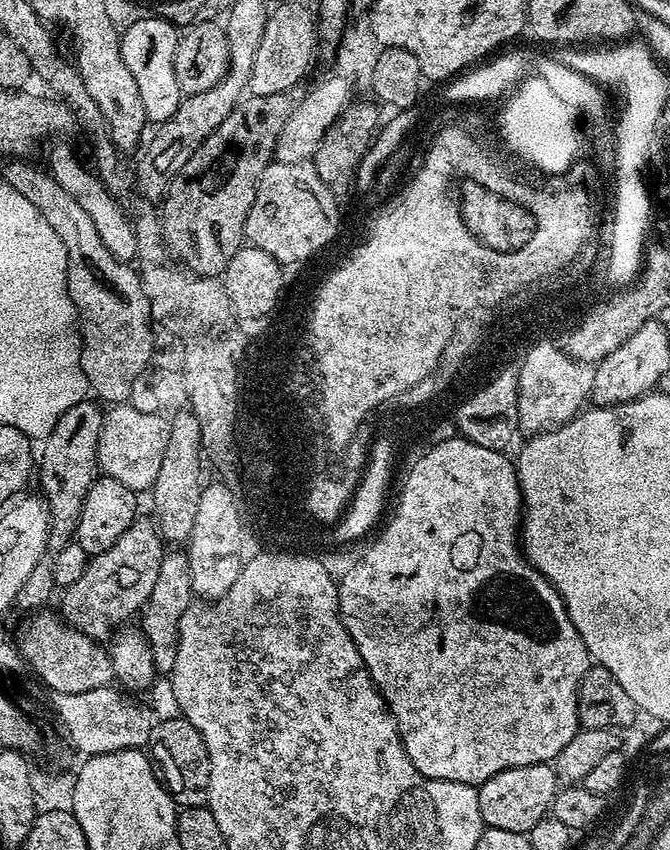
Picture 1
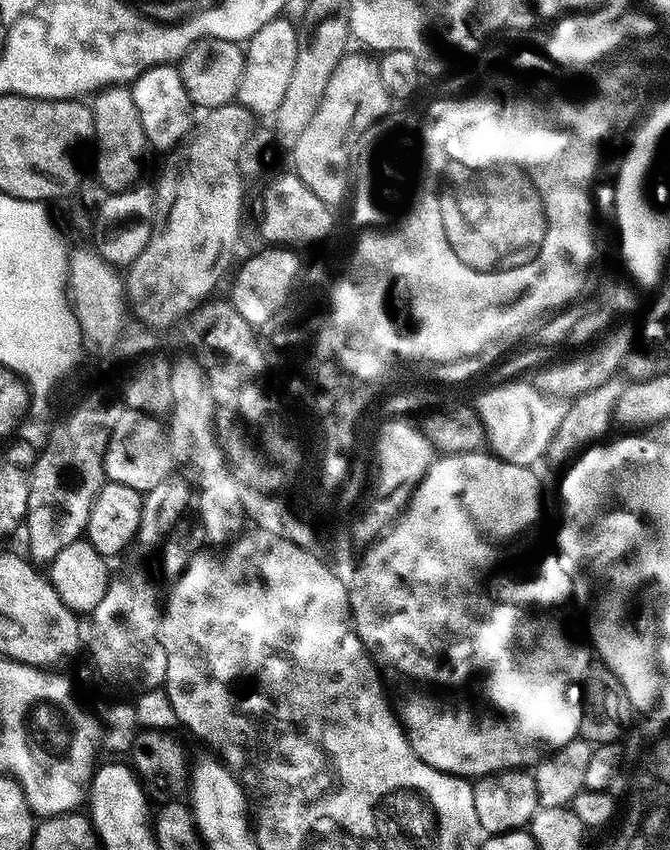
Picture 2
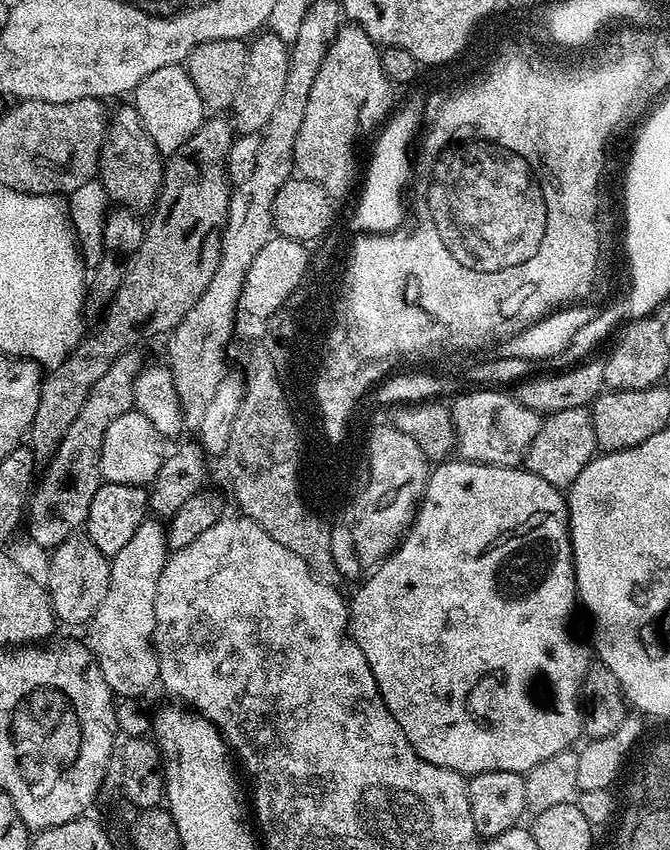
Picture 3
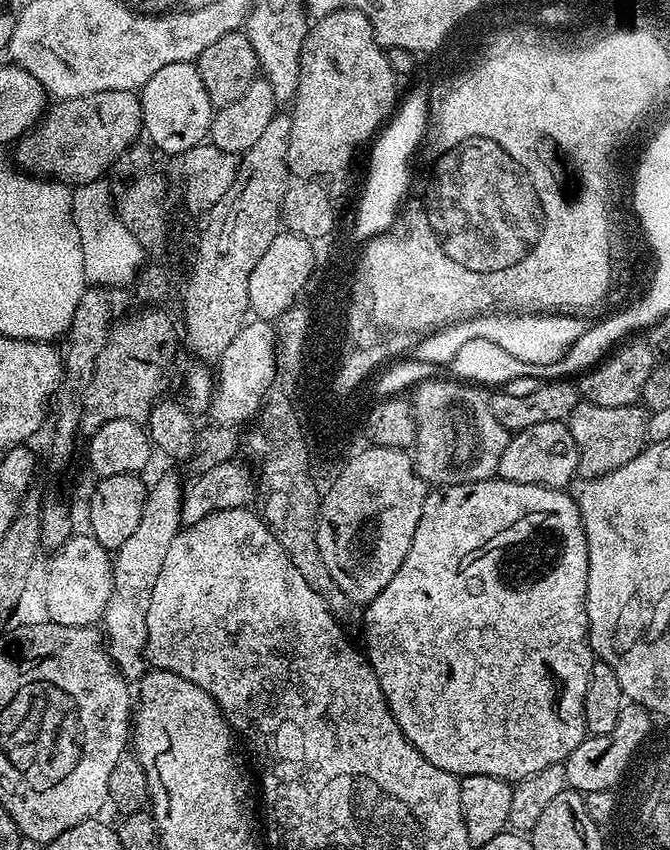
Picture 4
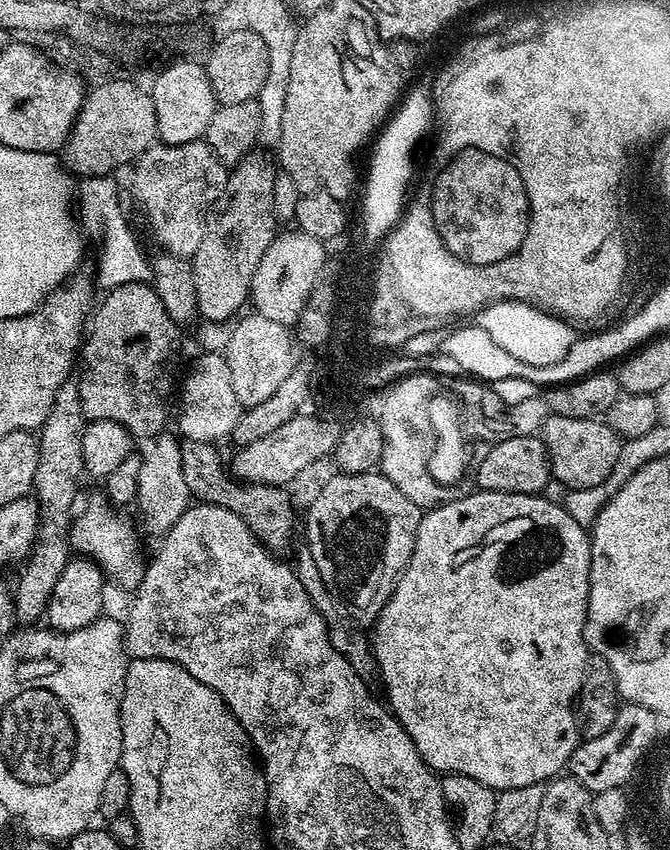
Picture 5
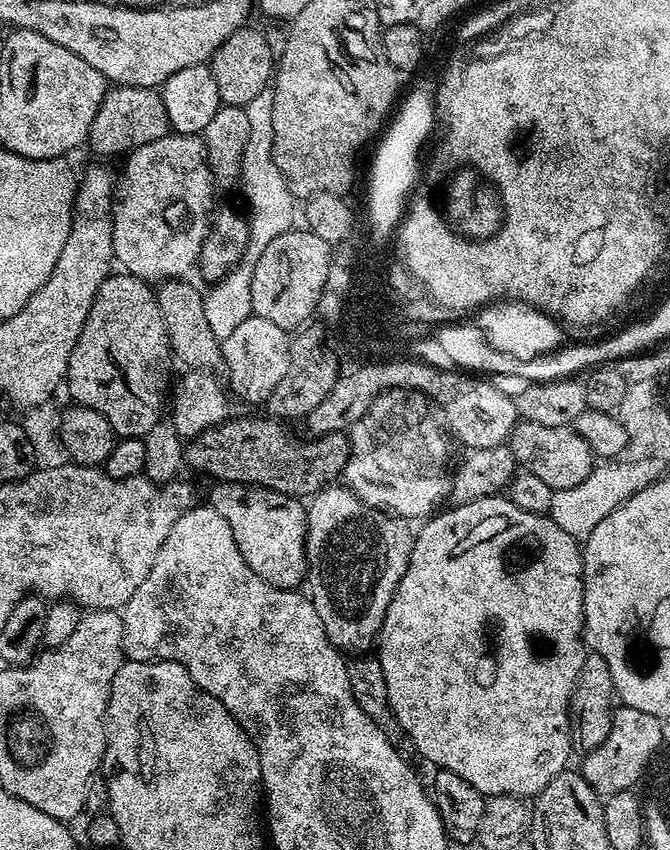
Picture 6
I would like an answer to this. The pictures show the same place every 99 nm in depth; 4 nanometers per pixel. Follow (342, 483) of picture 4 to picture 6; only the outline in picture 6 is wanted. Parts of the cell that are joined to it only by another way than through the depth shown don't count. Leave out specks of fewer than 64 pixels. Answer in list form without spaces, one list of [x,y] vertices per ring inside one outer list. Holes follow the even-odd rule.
[[[347,486],[321,488],[306,507],[307,595],[332,645],[344,654],[367,653],[377,643],[394,590],[408,569],[413,529],[404,517],[362,502]]]

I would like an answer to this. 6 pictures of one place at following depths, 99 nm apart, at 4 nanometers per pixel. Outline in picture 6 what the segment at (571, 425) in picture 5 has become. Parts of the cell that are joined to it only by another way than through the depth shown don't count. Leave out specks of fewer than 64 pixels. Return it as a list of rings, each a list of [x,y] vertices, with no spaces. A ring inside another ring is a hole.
[[[525,420],[517,423],[510,437],[510,447],[517,465],[525,472],[542,478],[550,488],[570,490],[586,478],[594,467],[594,455],[585,438],[579,436],[572,426],[538,426],[538,422]]]

